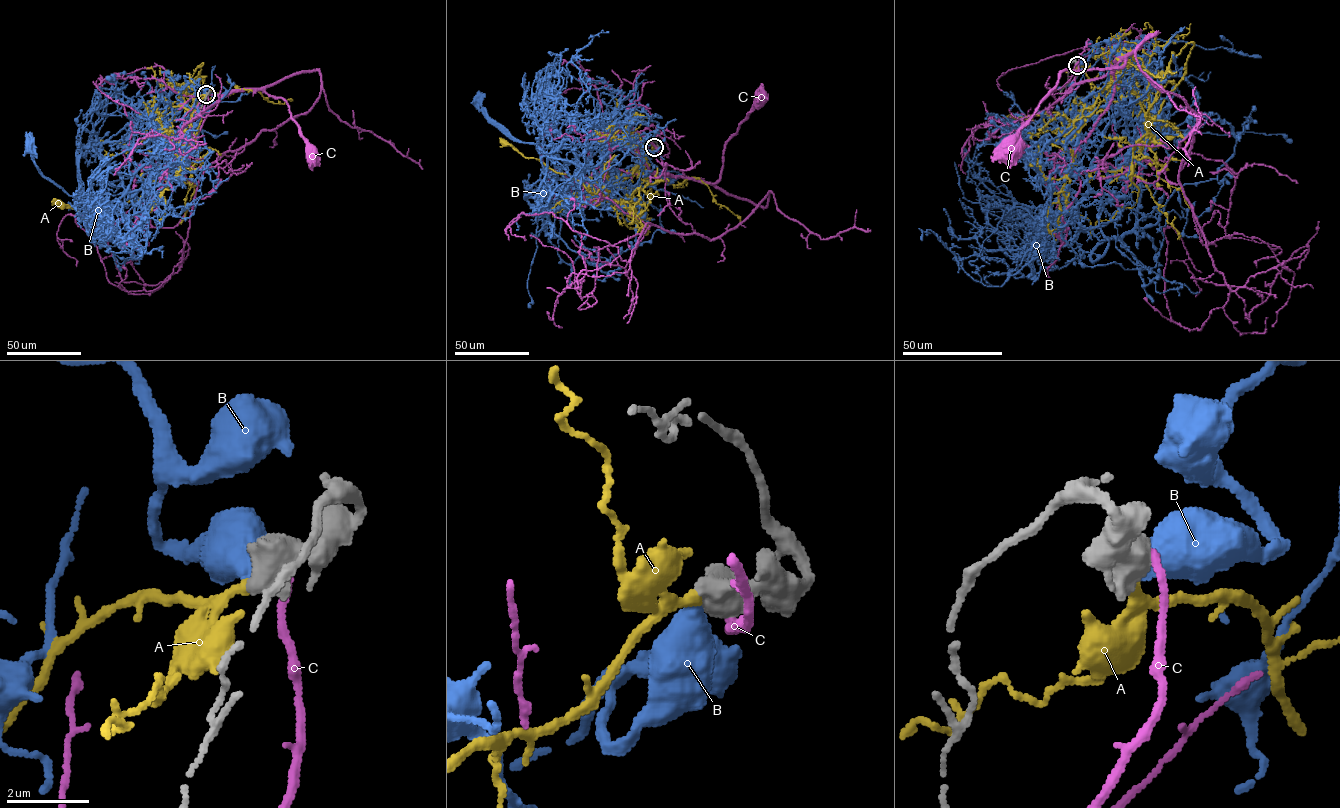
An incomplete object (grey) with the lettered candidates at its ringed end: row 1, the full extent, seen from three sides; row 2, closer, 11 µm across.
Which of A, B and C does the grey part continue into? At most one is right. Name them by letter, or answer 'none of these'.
A

